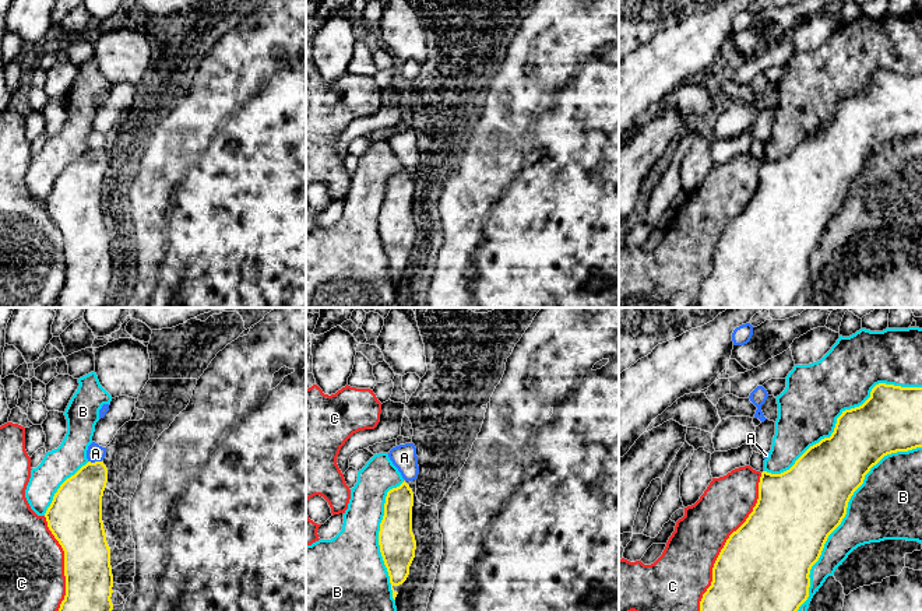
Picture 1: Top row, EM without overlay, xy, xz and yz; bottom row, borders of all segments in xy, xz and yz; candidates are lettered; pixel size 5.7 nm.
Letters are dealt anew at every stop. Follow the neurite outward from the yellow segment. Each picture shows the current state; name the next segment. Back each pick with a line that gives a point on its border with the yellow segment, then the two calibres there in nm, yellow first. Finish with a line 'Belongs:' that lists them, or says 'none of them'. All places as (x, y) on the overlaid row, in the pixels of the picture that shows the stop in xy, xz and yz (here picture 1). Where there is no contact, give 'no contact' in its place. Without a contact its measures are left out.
Belongs: none of them

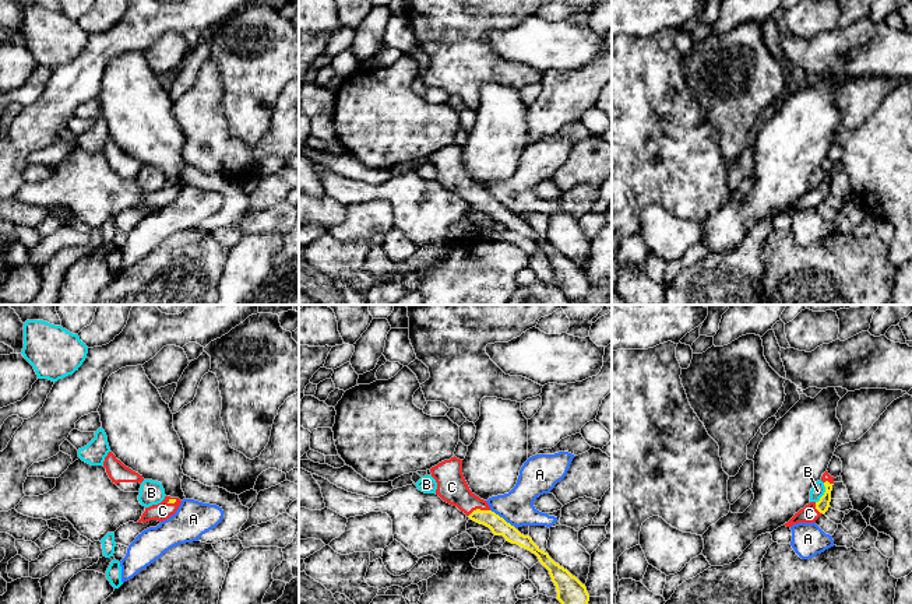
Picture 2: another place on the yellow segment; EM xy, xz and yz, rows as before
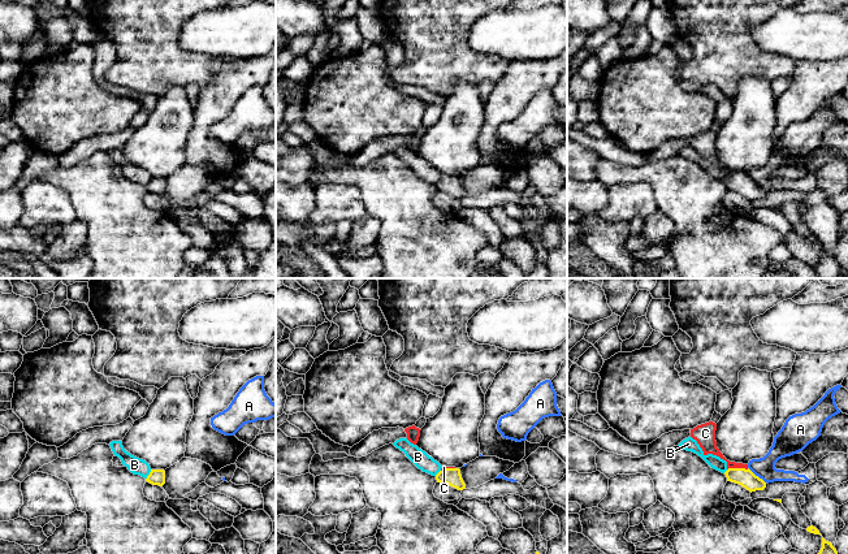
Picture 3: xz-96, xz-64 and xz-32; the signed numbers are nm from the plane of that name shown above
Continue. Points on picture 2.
C: meets yellow in xz at (478, 509); 100 nm thick on the yellow side, 180 nm on the other
Belongs: C

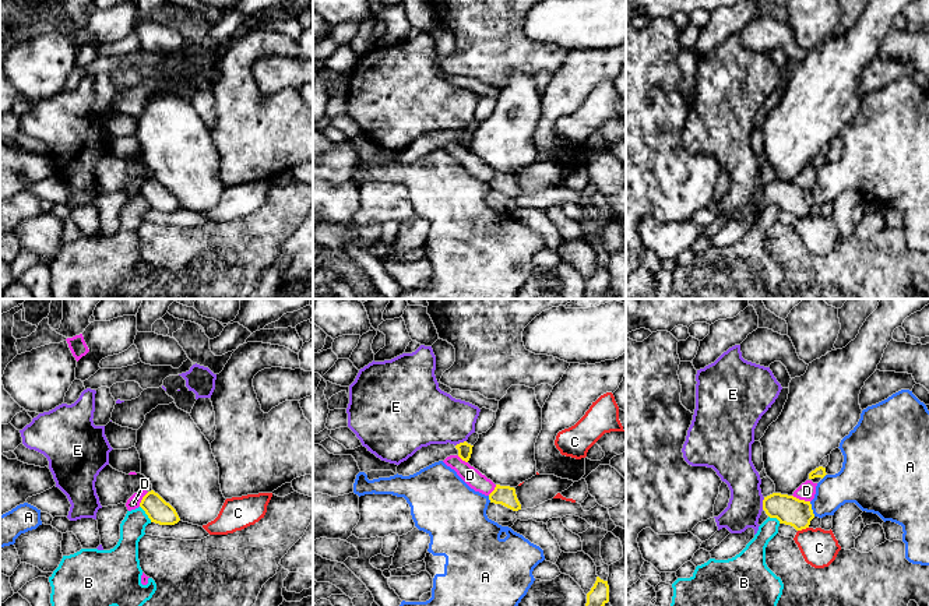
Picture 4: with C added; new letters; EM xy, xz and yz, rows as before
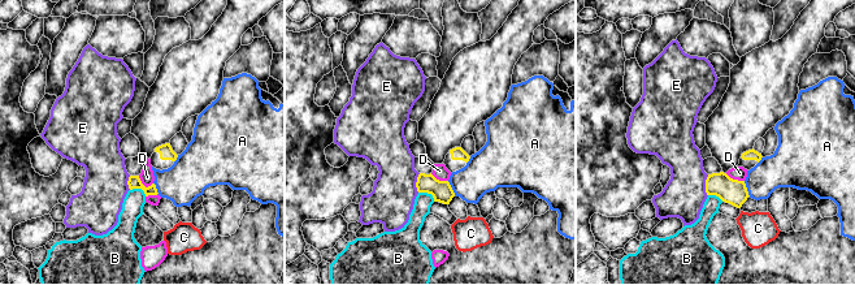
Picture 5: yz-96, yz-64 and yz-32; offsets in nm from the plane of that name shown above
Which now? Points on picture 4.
Belongs: none of them

